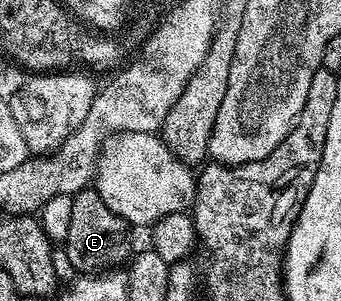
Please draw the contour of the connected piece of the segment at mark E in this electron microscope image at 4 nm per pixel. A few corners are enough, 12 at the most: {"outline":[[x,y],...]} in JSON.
{"outline":[[88,189],[74,196],[65,248],[76,272],[132,254],[129,224]]}

